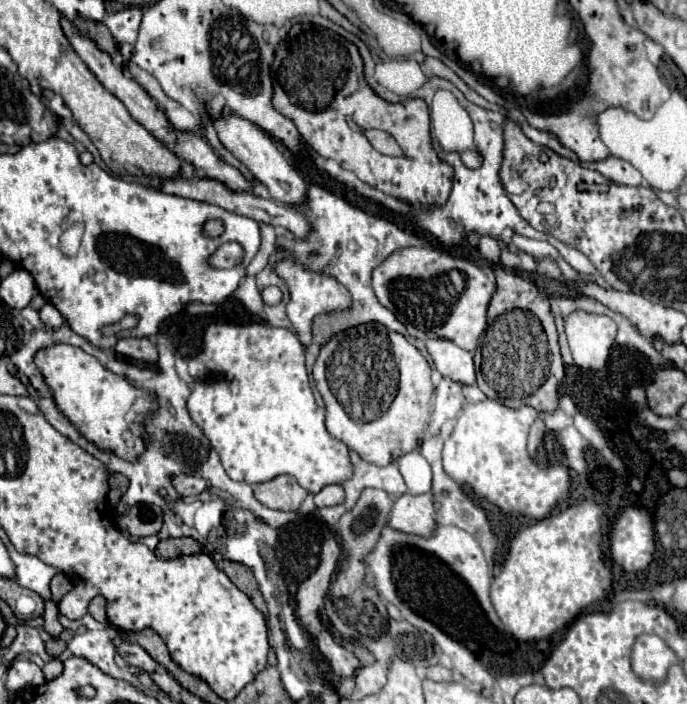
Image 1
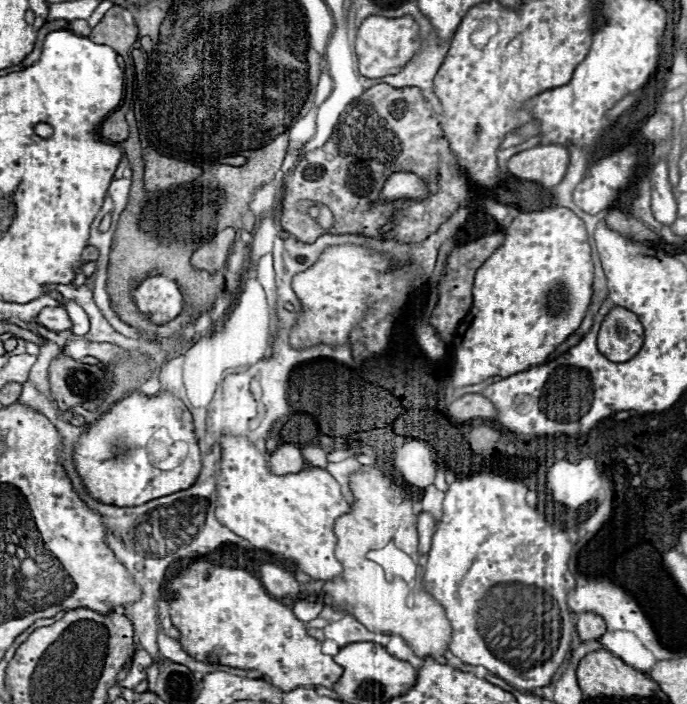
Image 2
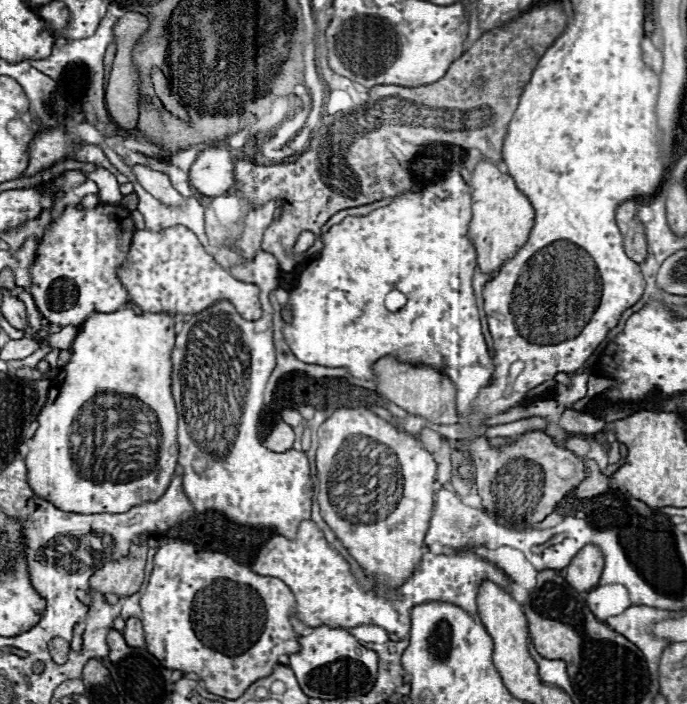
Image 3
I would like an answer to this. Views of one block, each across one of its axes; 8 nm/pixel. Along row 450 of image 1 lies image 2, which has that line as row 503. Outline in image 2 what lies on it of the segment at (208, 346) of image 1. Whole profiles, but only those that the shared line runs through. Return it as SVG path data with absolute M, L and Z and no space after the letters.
M222 436L222 460L220 460L220 472L216 478L216 518L222 526L230 528L234 534L240 534L246 538L254 548L268 550L284 560L294 562L302 572L310 574L314 580L332 580L342 574L342 564L334 556L336 550L336 534L334 534L334 522L338 516L350 512L350 504L344 500L340 484L322 468L310 466L304 468L298 474L284 474L274 476L270 474L268 462L260 456L254 444L250 444L246 438L234 438L234 436Z

